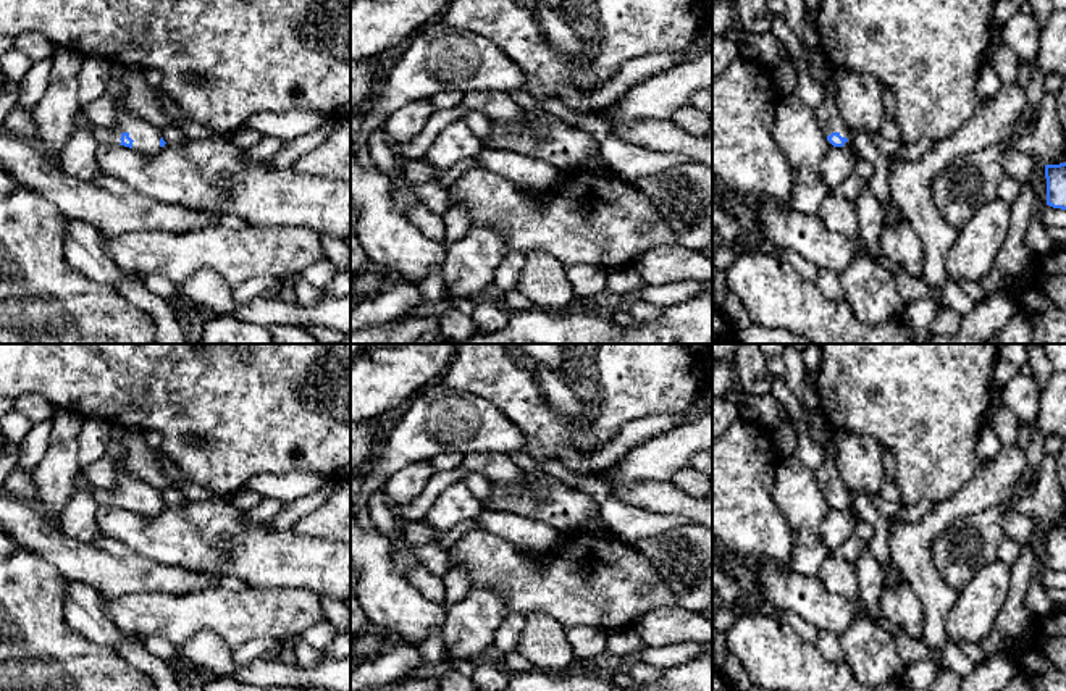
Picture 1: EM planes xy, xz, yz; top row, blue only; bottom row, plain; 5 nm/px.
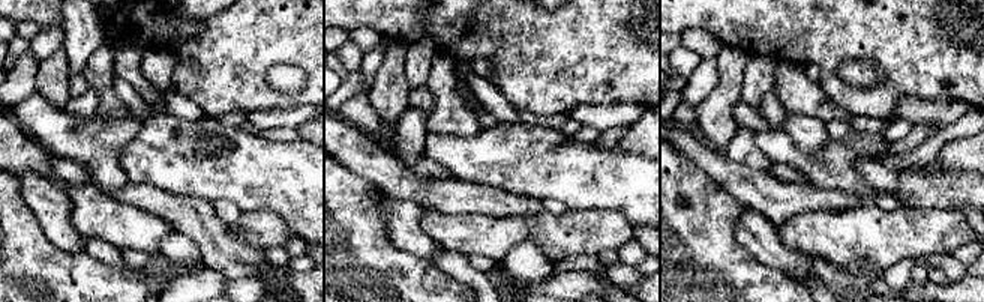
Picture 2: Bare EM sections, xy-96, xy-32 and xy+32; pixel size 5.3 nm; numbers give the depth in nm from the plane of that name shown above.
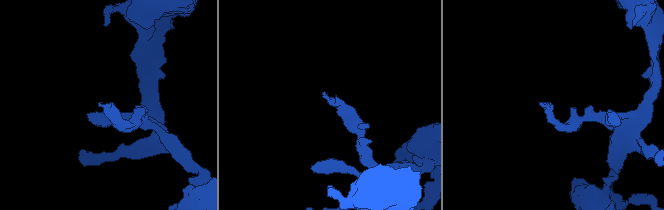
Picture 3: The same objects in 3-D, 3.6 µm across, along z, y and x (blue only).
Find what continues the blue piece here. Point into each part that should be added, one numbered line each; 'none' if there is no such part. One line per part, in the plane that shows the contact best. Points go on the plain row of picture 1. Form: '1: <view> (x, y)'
1: xy (146, 498)

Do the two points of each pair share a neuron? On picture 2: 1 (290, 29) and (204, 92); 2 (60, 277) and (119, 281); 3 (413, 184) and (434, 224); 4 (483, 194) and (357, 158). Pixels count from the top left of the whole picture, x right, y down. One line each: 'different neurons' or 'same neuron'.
1: same neuron
2: same neuron
3: different neurons
4: same neuron

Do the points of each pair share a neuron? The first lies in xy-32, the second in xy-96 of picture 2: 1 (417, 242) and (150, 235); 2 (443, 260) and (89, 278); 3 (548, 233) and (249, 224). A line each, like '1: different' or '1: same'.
1: different
2: different
3: same

